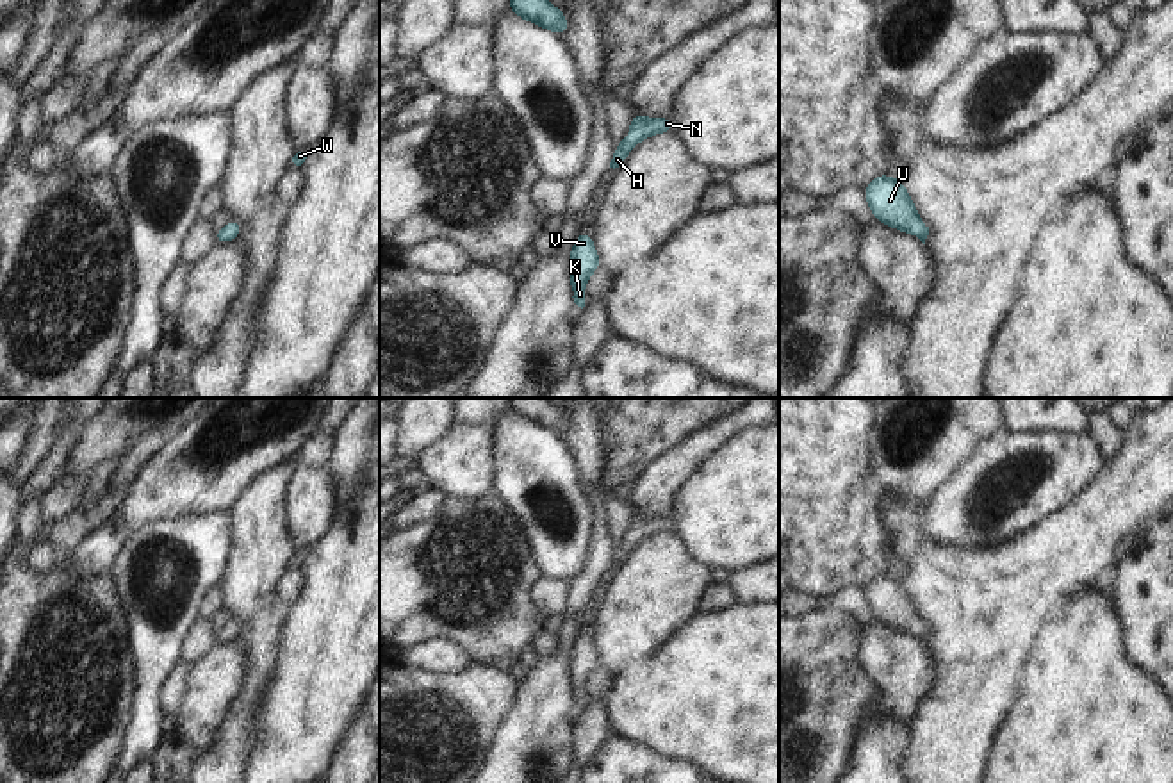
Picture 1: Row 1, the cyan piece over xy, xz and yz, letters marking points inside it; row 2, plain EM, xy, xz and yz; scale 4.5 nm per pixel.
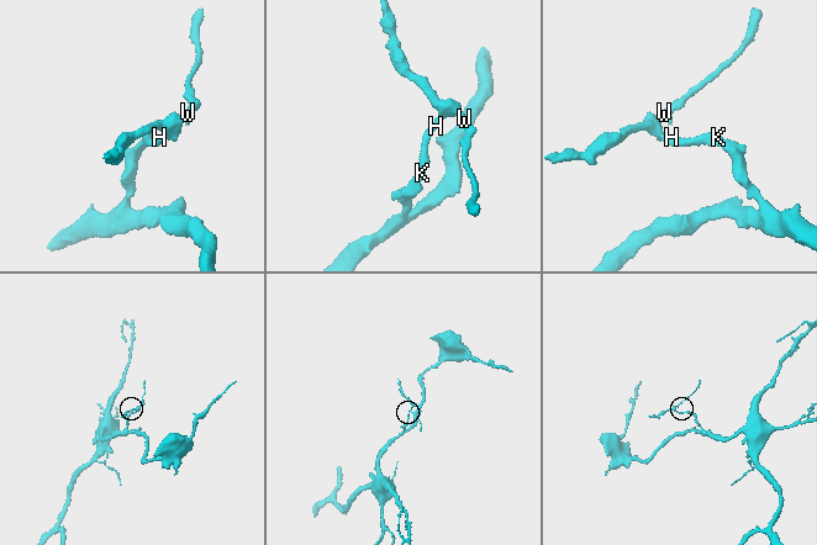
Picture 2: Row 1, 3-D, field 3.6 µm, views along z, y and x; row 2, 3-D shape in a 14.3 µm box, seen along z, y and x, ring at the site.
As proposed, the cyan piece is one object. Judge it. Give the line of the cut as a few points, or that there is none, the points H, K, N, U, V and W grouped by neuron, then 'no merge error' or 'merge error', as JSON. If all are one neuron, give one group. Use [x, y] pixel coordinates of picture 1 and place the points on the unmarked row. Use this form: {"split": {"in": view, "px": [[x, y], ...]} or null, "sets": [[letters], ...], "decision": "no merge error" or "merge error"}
{"split": null, "sets": [["H", "K", "N", "U", "V", "W"]], "decision": "no merge error"}

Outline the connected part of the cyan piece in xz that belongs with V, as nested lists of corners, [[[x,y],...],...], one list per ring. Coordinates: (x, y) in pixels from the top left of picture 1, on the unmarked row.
[[[592,630],[586,633],[578,633],[569,667],[574,703],[583,708],[586,680],[597,667],[601,667],[599,655],[592,644]]]

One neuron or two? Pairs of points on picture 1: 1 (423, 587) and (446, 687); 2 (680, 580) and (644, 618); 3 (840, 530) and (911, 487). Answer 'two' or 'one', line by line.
1: two
2: one
3: two

